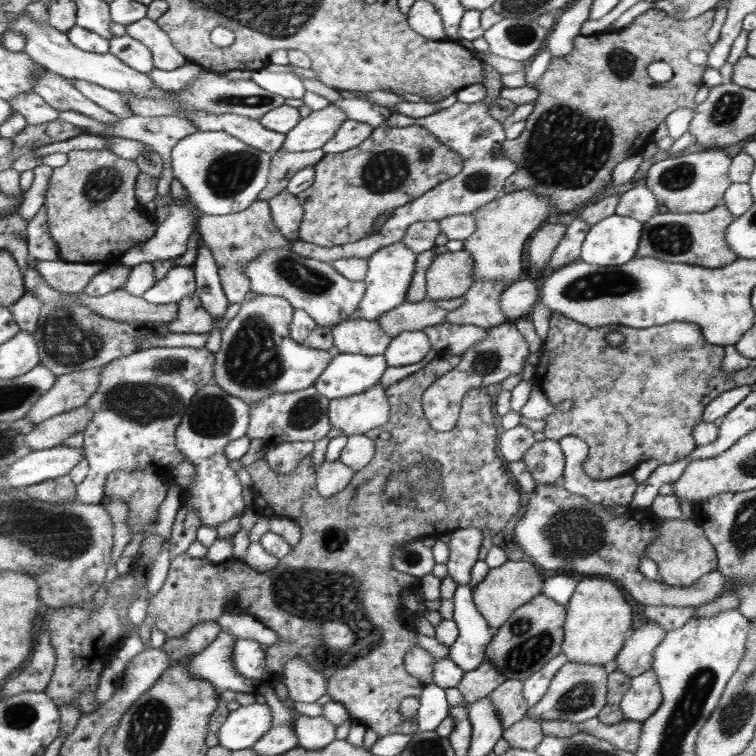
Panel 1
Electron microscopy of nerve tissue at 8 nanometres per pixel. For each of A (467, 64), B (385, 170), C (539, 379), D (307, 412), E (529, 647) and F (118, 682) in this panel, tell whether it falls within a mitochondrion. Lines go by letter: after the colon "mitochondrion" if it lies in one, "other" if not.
A: other
B: mitochondrion
C: other
D: mitochondrion
E: mitochondrion
F: other

